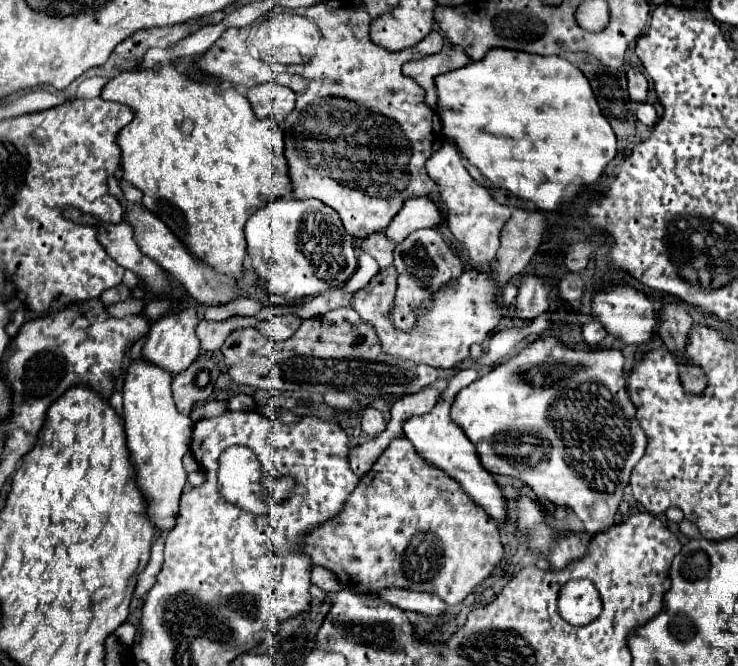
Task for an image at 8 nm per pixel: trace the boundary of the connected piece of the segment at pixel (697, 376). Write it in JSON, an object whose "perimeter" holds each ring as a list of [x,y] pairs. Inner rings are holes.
{"perimeter":[[[684,368],[682,374],[680,374],[680,378],[682,378],[682,384],[684,384],[686,392],[700,394],[706,388],[706,378],[696,368]]]}

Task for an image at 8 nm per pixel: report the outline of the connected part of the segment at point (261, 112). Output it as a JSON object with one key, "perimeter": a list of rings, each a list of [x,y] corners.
{"perimeter":[[[260,84],[248,90],[248,100],[256,118],[286,118],[294,110],[296,94],[280,84]]]}

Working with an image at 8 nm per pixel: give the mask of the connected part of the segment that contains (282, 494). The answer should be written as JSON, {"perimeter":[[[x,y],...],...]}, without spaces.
{"perimeter":[[[286,476],[286,478],[280,478],[280,480],[276,480],[274,482],[274,490],[272,490],[272,500],[274,500],[274,504],[278,504],[280,500],[284,500],[284,498],[288,498],[288,490],[292,490],[292,478],[290,476]]]}

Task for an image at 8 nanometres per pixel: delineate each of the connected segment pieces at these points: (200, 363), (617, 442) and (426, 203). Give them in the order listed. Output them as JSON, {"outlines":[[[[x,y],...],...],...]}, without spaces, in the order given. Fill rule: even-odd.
{"outlines":[[[[200,356],[196,362],[192,362],[192,366],[188,366],[188,370],[184,370],[180,376],[176,374],[172,380],[172,392],[174,392],[174,400],[180,412],[190,414],[190,410],[198,404],[208,400],[208,396],[212,394],[214,382],[220,376],[220,368],[212,358],[204,358]],[[200,370],[208,370],[210,372],[210,384],[206,384],[204,388],[198,388],[196,382],[196,374]]],[[[542,336],[534,342],[530,342],[528,348],[524,348],[512,360],[498,364],[496,368],[486,372],[476,382],[462,388],[458,392],[458,396],[454,398],[454,404],[450,408],[450,416],[454,418],[456,424],[460,424],[462,432],[476,446],[478,458],[480,458],[480,452],[482,452],[482,466],[488,472],[508,474],[508,476],[520,478],[526,486],[530,486],[538,494],[538,498],[548,498],[554,504],[560,504],[560,506],[566,506],[566,508],[574,510],[576,516],[584,522],[588,534],[600,534],[600,532],[604,532],[604,530],[608,530],[610,526],[616,524],[614,516],[616,516],[616,510],[622,502],[622,494],[624,494],[626,486],[630,484],[630,474],[632,474],[636,462],[640,462],[640,458],[644,456],[644,448],[646,448],[646,436],[644,436],[640,424],[636,422],[634,404],[630,402],[628,392],[626,392],[622,366],[624,366],[624,356],[622,356],[620,350],[614,350],[614,348],[612,350],[602,350],[600,348],[600,350],[590,350],[590,352],[576,352],[576,350],[564,348],[560,344],[560,340],[556,340],[556,336]]],[[[426,196],[406,200],[402,210],[392,218],[388,230],[384,232],[386,238],[394,244],[402,242],[410,232],[418,228],[432,228],[440,222],[440,212],[434,206],[434,202]]]]}

